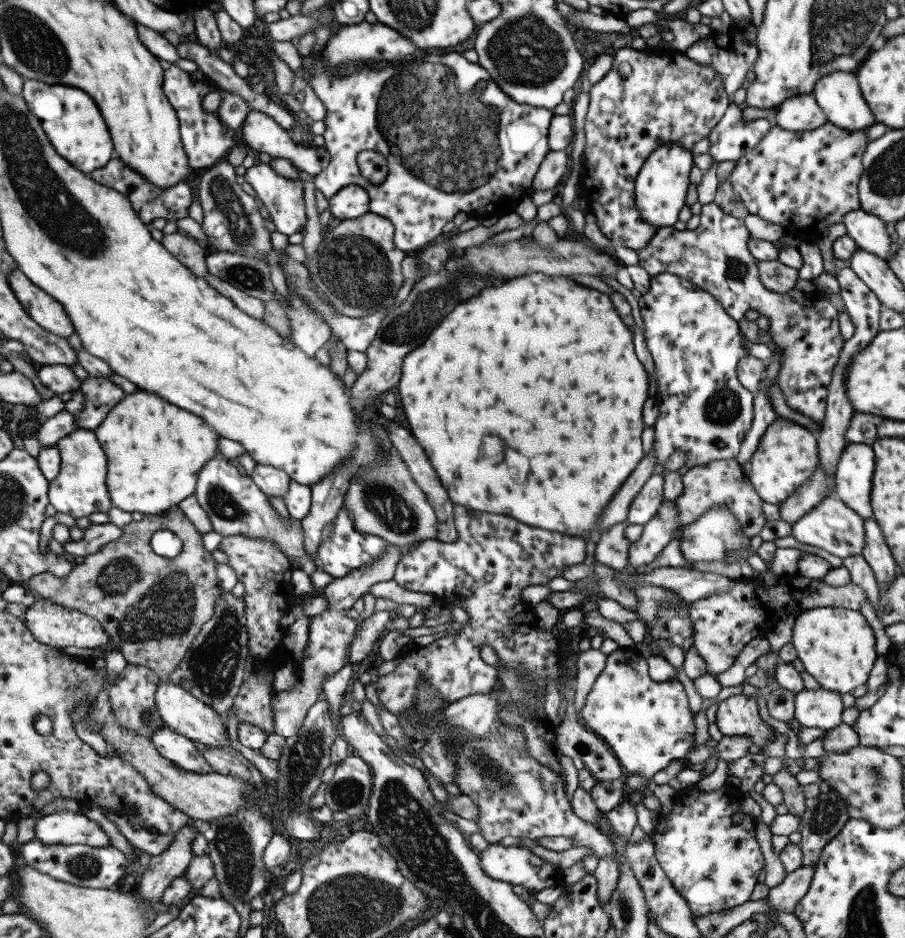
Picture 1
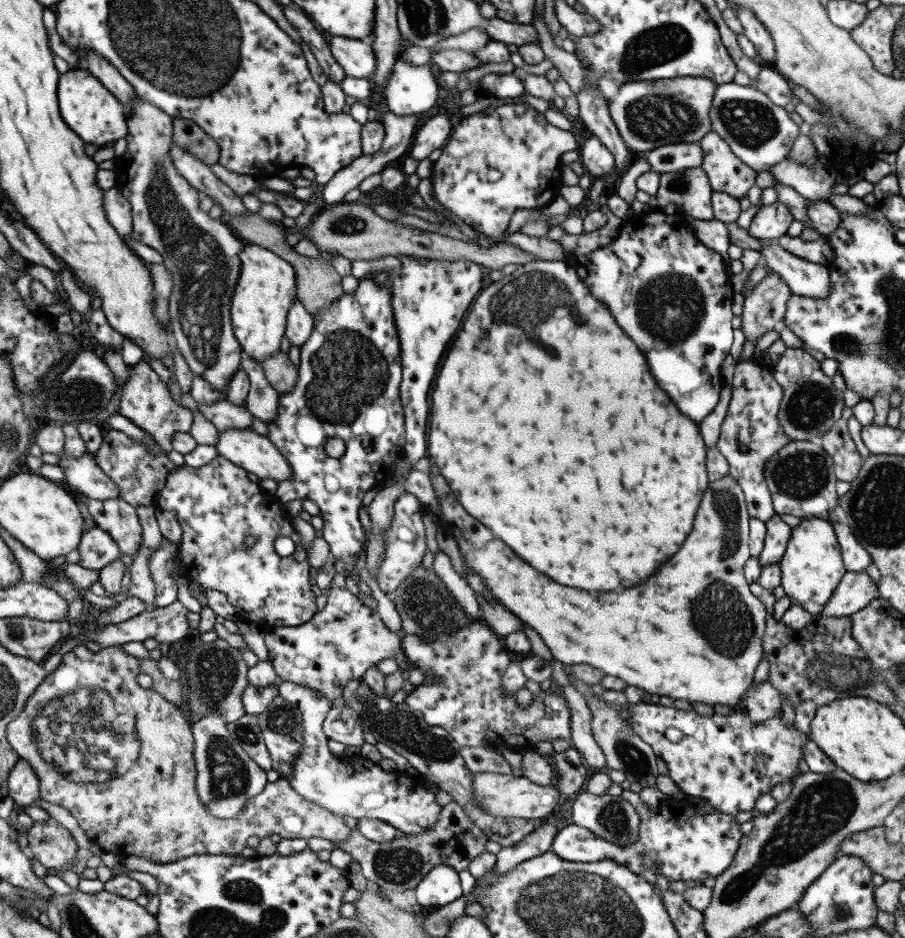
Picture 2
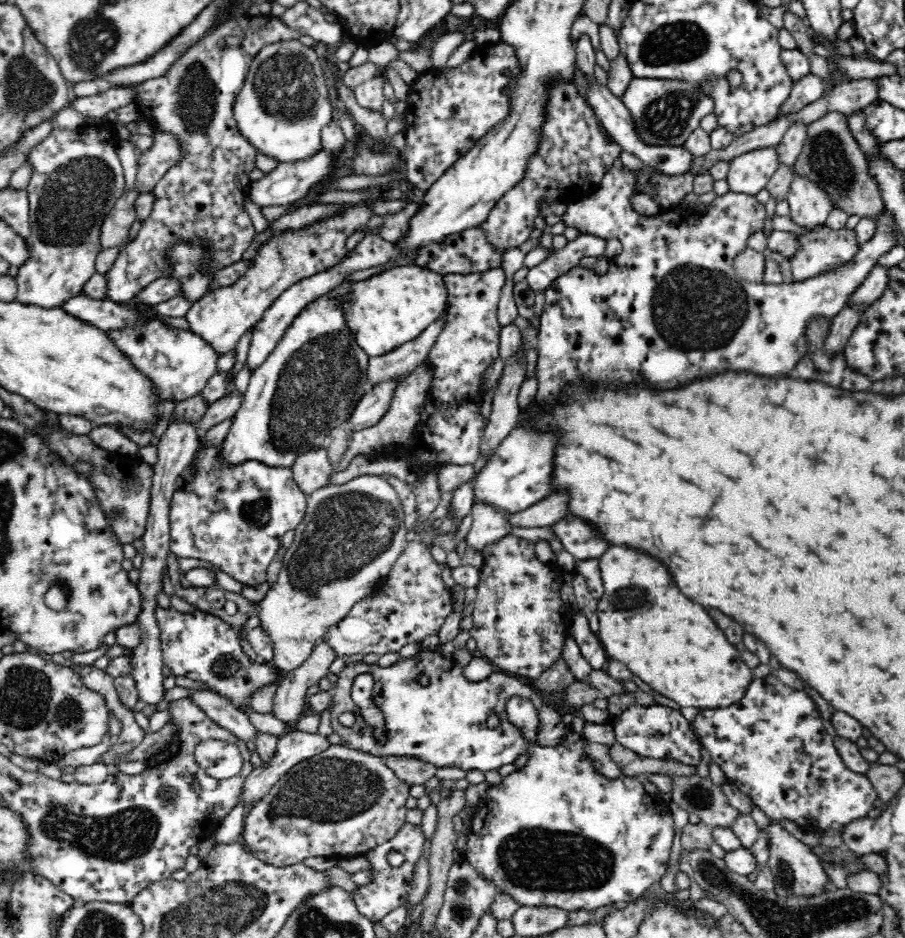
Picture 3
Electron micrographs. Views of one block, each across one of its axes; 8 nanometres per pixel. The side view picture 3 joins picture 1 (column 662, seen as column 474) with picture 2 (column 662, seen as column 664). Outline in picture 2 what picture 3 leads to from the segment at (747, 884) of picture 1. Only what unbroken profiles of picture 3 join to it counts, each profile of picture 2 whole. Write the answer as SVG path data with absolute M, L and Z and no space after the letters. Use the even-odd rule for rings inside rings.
M637 788L624 790L621 795L636 808L638 818L640 818L639 837L634 844L616 846L596 836L591 830L576 824L570 824L556 833L551 844L551 851L568 862L596 862L610 859L619 865L627 866L634 874L648 877L651 870L653 870L651 867L654 864L669 882L673 880L700 880L703 883L710 883L711 880L722 874L731 865L738 850L740 839L744 836L740 832L741 824L736 821L736 816L720 813L716 810L714 810L713 814L700 814L695 806L688 803L686 799L666 798L660 806L651 810L640 799Z

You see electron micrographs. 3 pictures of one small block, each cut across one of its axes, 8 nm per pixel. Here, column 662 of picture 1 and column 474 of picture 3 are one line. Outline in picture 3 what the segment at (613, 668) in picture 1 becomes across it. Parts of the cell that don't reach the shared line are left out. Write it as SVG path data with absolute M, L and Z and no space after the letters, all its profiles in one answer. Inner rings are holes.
M420 648L413 656L402 657L389 667L380 667L377 663L368 664L351 659L346 662L344 670L337 674L337 676L339 677L338 681L332 687L333 700L331 706L328 708L330 710L330 721L334 734L342 737L345 742L344 747L382 759L390 758L390 756L410 756L411 758L430 762L430 764L436 765L436 768L457 766L464 771L482 770L483 772L497 770L501 766L504 766L504 764L513 764L520 755L527 755L530 743L524 737L522 729L512 724L508 719L506 704L512 696L522 696L522 698L526 698L534 704L538 712L538 721L540 721L537 736L537 744L539 746L560 746L562 742L566 742L564 738L568 736L568 732L572 732L571 725L562 722L562 714L550 707L544 701L544 698L523 680L496 670L486 680L471 682L464 676L463 668L454 659L453 655L446 657L444 653L438 650L430 652ZM360 674L370 674L373 676L374 704L382 711L384 723L386 723L385 730L388 730L388 740L386 740L384 746L377 744L377 740L373 736L372 727L367 724L367 721L362 717L360 708L351 698L354 680ZM421 674L426 674L430 677L428 686L421 686L417 682L417 678ZM345 712L353 713L356 716L356 722L352 728L344 727L338 720L339 716ZM492 713L496 714L500 719L500 725L497 728L488 727L488 718L490 718L490 714Z

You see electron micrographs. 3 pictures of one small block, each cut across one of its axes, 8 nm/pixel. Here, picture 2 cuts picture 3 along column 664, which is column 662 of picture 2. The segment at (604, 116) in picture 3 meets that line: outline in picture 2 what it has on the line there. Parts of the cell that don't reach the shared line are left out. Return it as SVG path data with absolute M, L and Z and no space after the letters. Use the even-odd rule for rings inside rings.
M696 142L664 145L647 151L646 162L659 173L698 168L703 163L703 150Z

